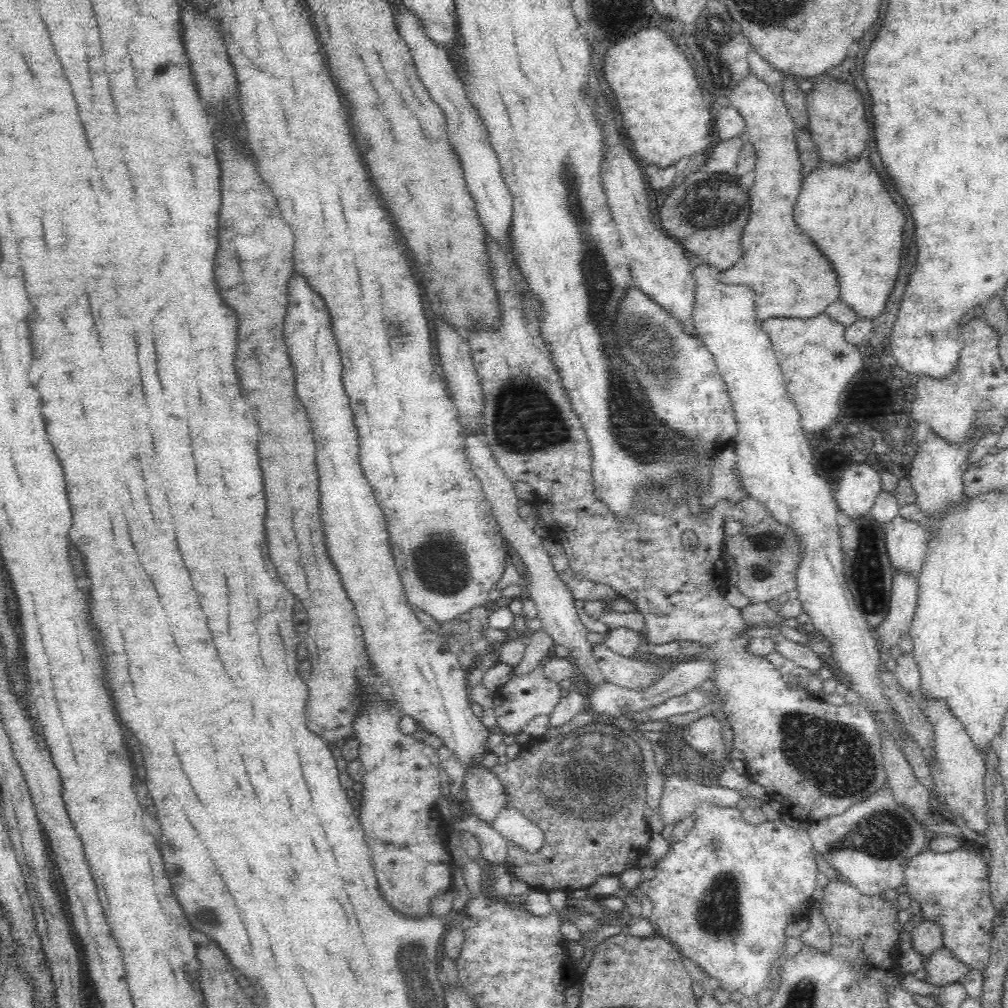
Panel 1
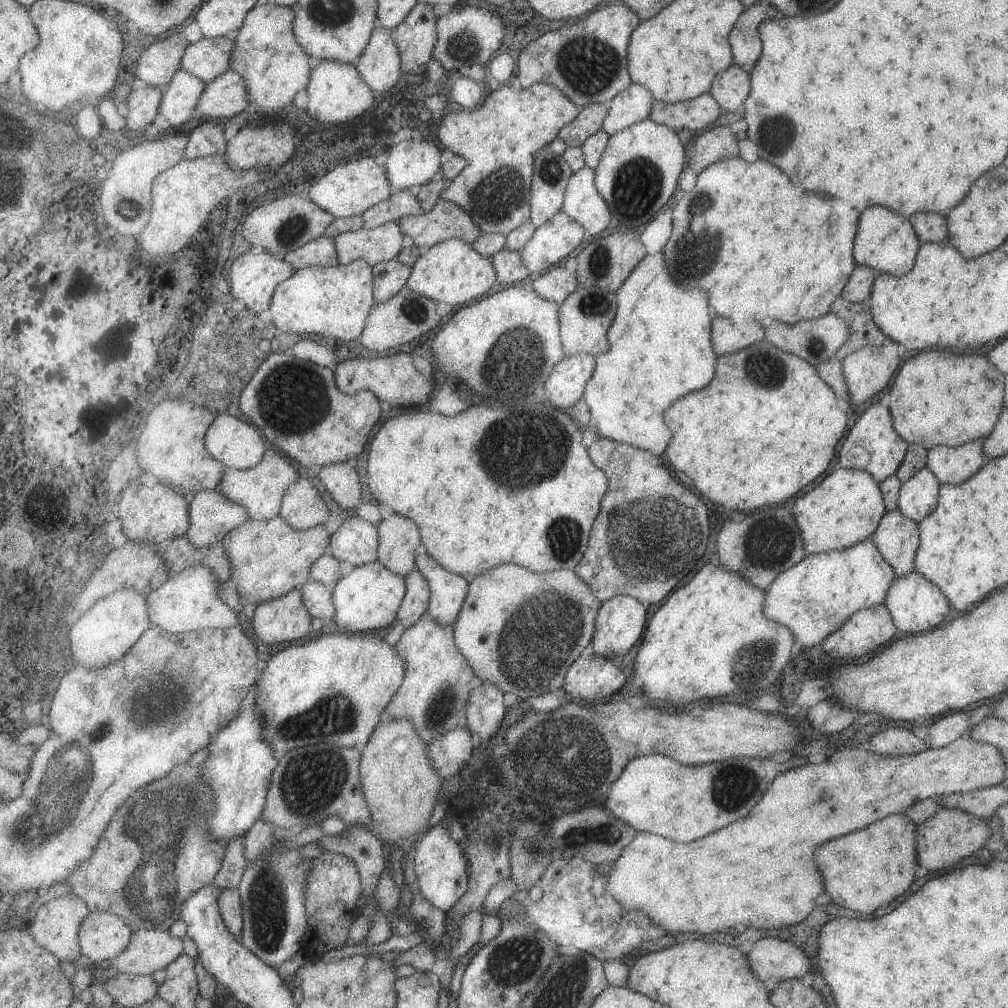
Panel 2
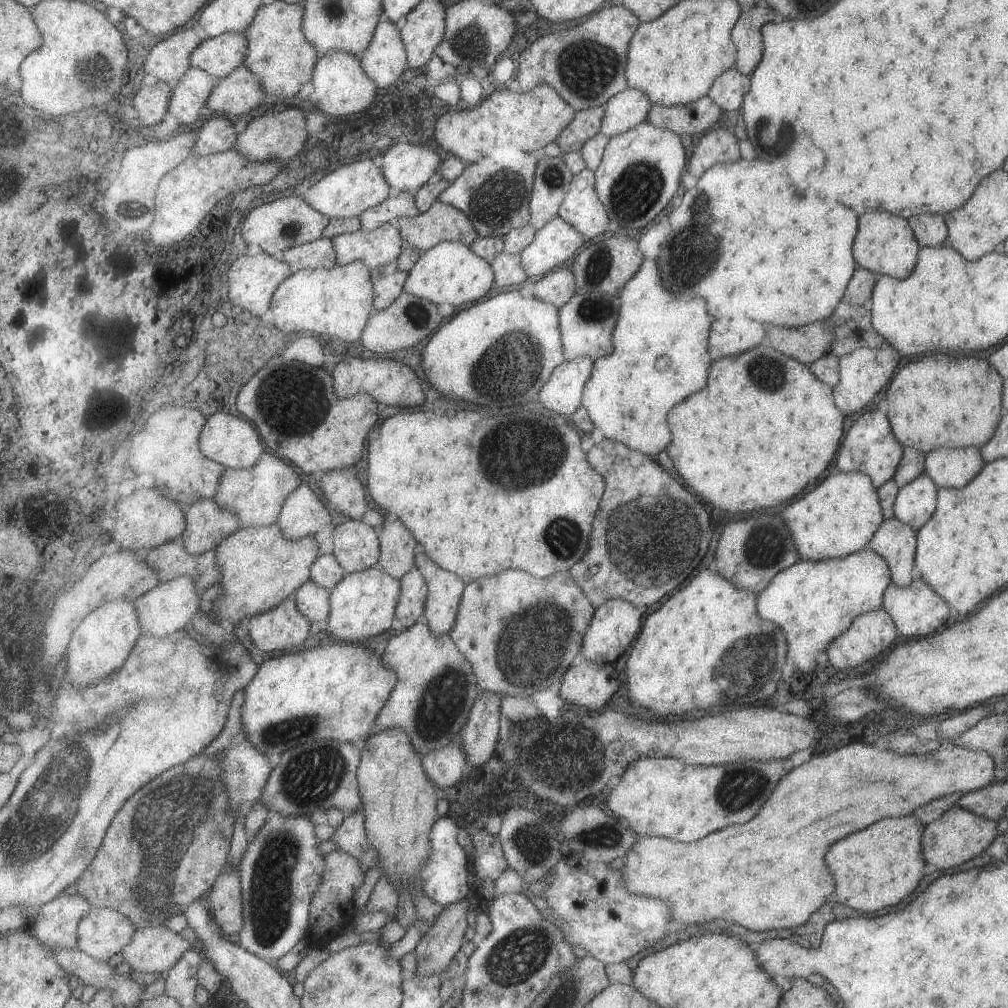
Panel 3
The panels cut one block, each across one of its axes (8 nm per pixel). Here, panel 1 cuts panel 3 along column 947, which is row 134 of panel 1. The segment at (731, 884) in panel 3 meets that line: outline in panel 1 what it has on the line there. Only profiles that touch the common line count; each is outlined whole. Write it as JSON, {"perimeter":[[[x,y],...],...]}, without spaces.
{"perimeter":[[[751,71],[729,96],[730,104],[744,119],[743,136],[754,145],[756,153],[755,182],[750,188],[750,206],[752,216],[742,234],[742,258],[730,270],[715,274],[718,282],[726,285],[750,286],[756,294],[756,322],[760,325],[768,318],[800,318],[809,319],[822,314],[826,306],[836,302],[838,286],[836,276],[830,270],[830,264],[818,254],[818,250],[794,228],[792,211],[801,192],[802,179],[800,159],[795,143],[795,122],[789,116],[782,93],[775,93],[766,82],[757,78]]]}

